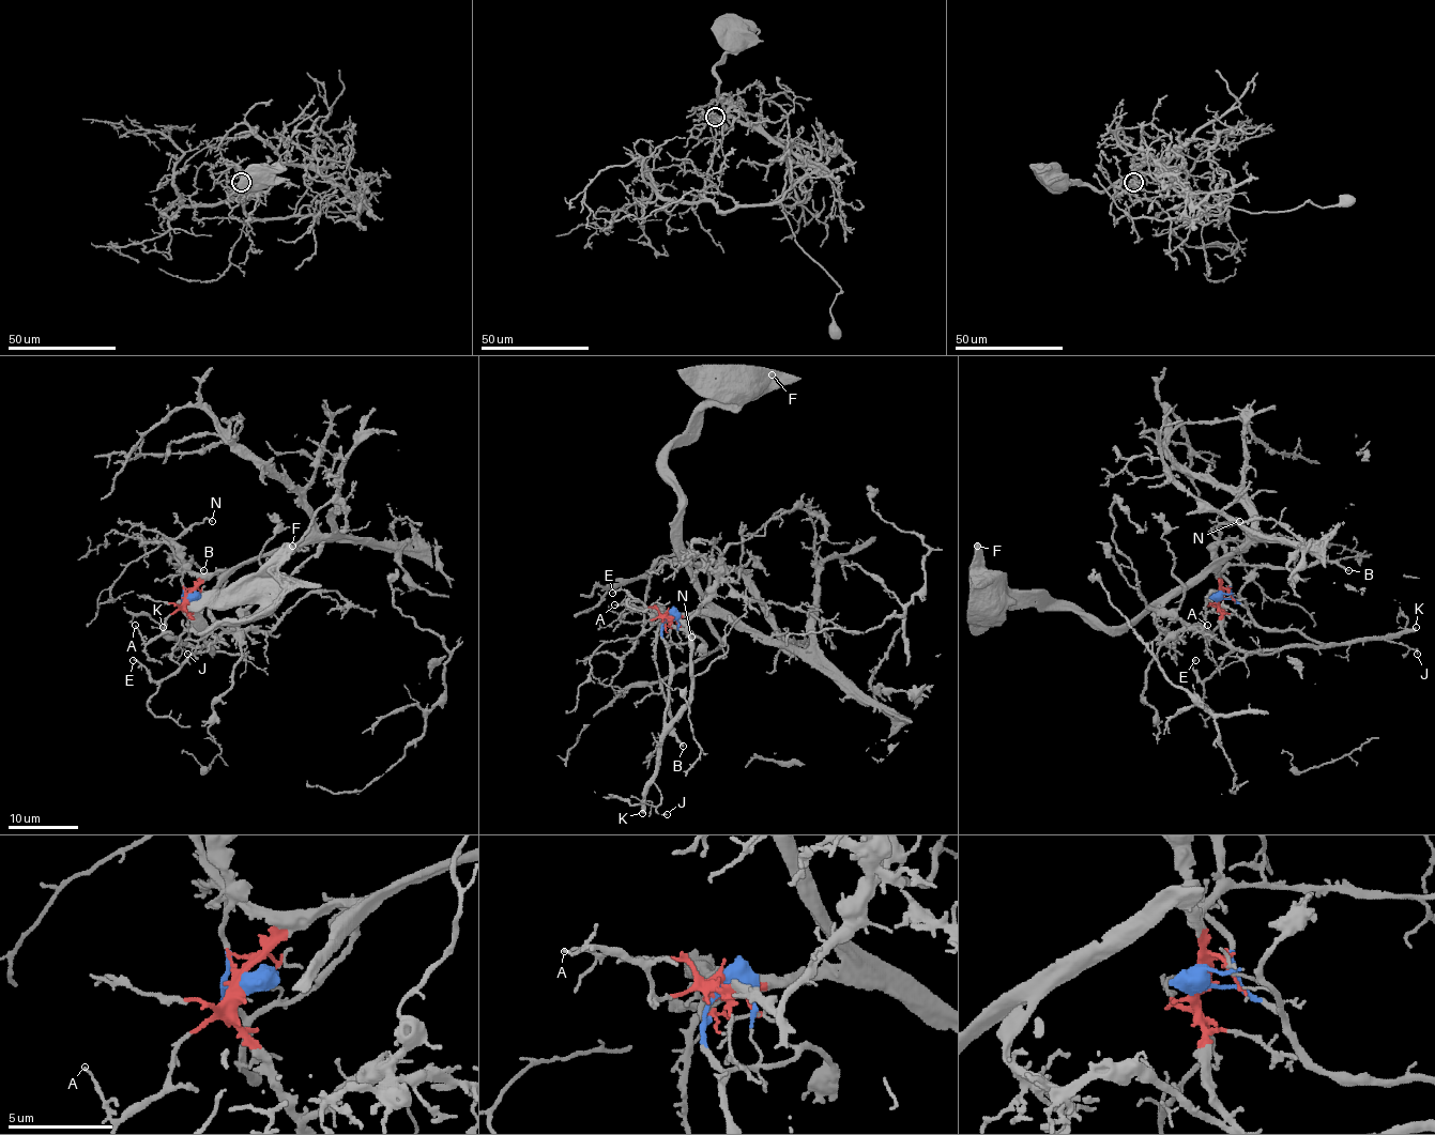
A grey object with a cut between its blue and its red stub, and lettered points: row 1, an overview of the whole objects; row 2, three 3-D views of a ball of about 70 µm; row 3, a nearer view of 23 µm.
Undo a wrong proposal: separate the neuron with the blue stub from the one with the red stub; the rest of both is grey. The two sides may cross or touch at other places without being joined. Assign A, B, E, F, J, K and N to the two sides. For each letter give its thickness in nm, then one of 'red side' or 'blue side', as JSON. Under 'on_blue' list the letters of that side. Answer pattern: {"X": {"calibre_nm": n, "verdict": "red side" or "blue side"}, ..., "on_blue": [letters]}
{"A": {"calibre_nm": 120, "verdict": "red side"}, "B": {"calibre_nm": 170, "verdict": "red side"}, "E": {"calibre_nm": 130, "verdict": "blue side"}, "F": {"calibre_nm": 650, "verdict": "red side"}, "J": {"calibre_nm": 100, "verdict": "blue side"}, "K": {"calibre_nm": 440, "verdict": "blue side"}, "N": {"calibre_nm": 140, "verdict": "red side"}, "on_blue": ["E", "J", "K"]}

